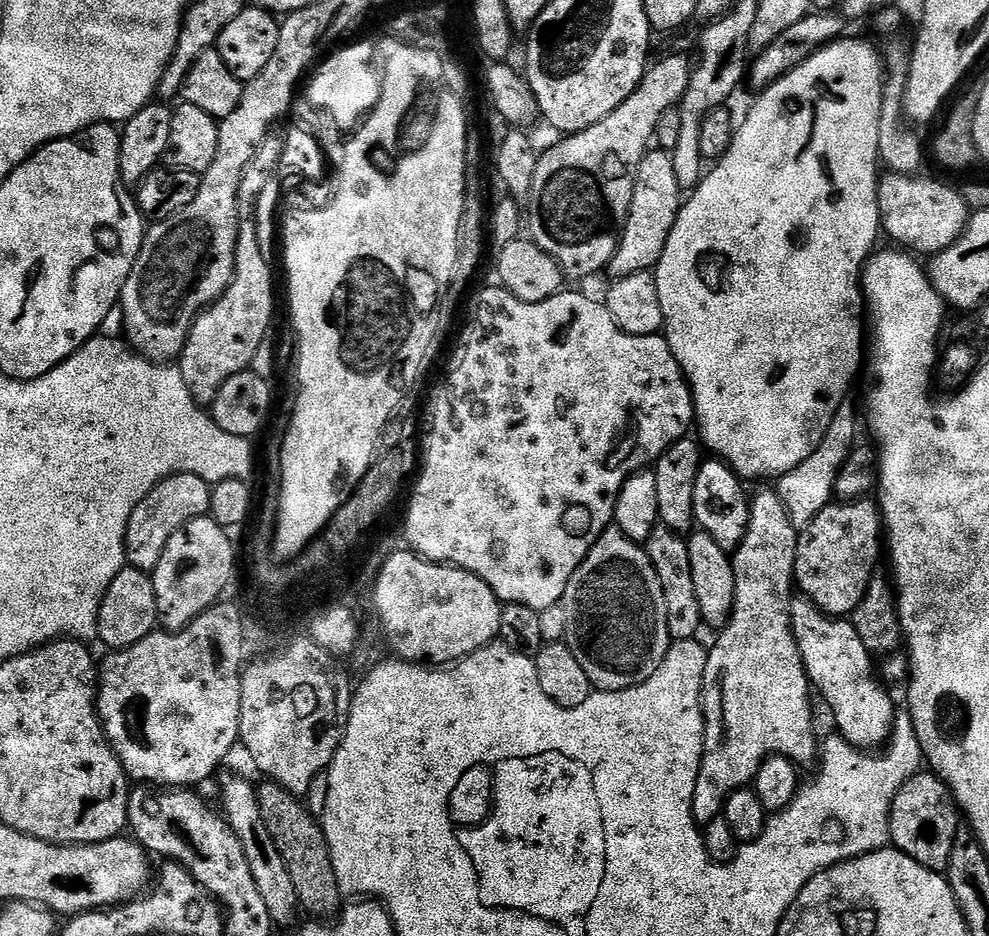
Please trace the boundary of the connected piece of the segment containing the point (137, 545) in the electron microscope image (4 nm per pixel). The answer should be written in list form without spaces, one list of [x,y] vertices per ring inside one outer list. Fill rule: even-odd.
[[[174,474],[154,486],[154,490],[150,490],[150,494],[146,494],[146,498],[134,506],[134,514],[130,514],[124,551],[127,567],[149,574],[155,572],[162,558],[162,550],[166,550],[166,542],[170,542],[170,538],[174,538],[174,534],[178,534],[186,522],[209,515],[211,497],[212,485],[198,478],[198,474]]]

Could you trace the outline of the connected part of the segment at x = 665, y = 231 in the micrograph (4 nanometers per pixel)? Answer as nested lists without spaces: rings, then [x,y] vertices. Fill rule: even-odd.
[[[650,150],[644,156],[642,166],[638,166],[638,178],[634,182],[634,198],[630,202],[630,210],[628,211],[628,221],[624,223],[624,233],[620,236],[620,245],[618,250],[614,254],[614,258],[609,262],[606,269],[607,275],[612,275],[613,281],[621,280],[626,278],[630,274],[638,274],[639,272],[652,272],[656,267],[656,263],[662,258],[662,250],[666,250],[666,242],[670,238],[670,230],[674,230],[674,222],[678,218],[682,207],[682,190],[678,186],[678,178],[674,175],[674,162],[672,161],[671,155],[663,150]]]

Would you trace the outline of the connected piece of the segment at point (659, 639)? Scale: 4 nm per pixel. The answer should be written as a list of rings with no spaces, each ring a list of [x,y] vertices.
[[[609,526],[600,535],[578,570],[574,570],[564,591],[562,607],[566,610],[564,640],[596,690],[617,692],[646,682],[646,678],[658,670],[668,647],[674,643],[666,626],[666,594],[662,594],[658,570],[654,570],[647,551],[637,541],[626,538],[626,534],[615,526]]]

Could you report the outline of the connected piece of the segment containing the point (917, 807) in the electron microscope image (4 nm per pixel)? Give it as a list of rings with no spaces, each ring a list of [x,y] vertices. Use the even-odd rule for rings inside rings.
[[[921,770],[915,776],[911,776],[898,790],[890,814],[890,830],[892,831],[890,840],[896,851],[905,852],[907,856],[914,858],[914,862],[926,866],[931,872],[947,873],[950,854],[954,850],[954,838],[960,827],[962,827],[962,816],[957,809],[956,800],[952,797],[952,791],[935,772]]]

